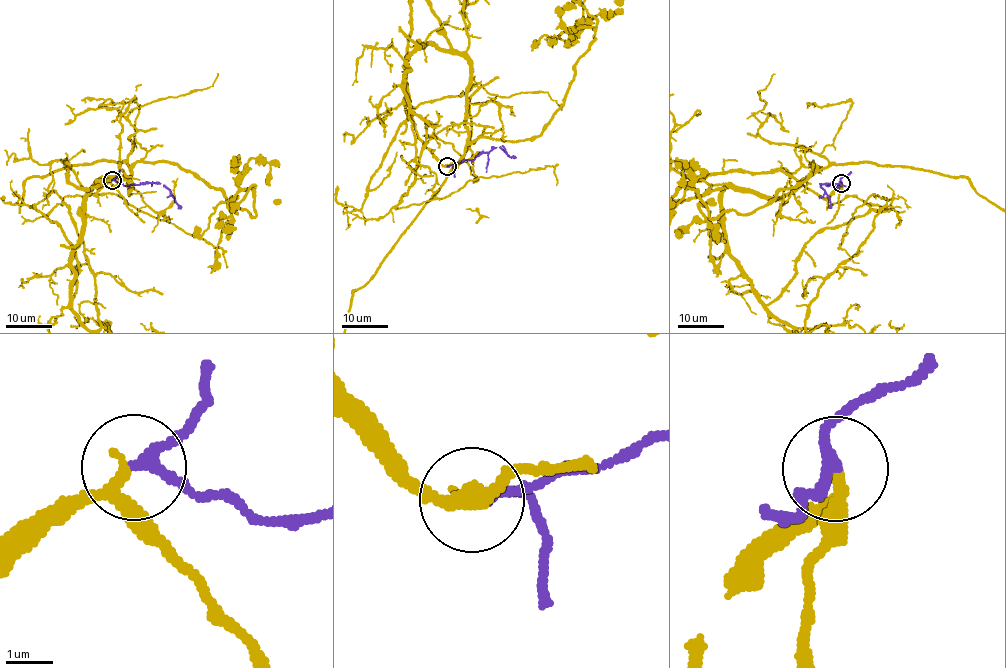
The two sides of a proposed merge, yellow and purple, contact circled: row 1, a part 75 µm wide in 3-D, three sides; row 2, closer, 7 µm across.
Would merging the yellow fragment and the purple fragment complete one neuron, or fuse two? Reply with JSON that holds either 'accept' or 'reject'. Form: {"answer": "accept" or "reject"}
{"answer": "accept"}

